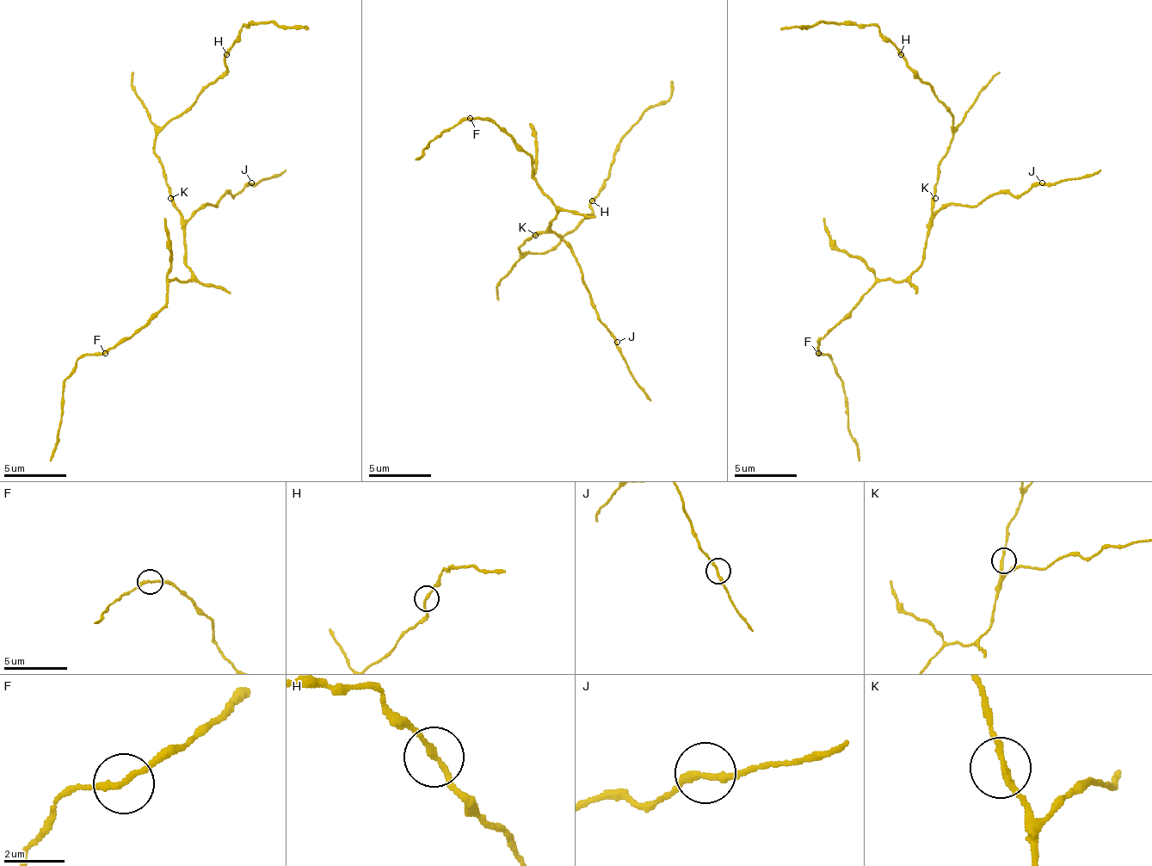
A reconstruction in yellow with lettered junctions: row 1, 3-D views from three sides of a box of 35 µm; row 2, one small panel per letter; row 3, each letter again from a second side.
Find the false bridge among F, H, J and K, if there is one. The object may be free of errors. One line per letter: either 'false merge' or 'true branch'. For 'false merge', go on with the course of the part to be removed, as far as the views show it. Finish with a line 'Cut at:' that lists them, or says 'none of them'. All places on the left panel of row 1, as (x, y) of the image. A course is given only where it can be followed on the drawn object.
F: true branch
H: true branch
J: true branch
K: true branch
Cut at: none of them

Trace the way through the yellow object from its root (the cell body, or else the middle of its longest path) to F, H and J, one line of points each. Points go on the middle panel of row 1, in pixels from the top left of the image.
F: (545, 231), (551, 225), (557, 207), (539, 185), (532, 172), (532, 160), (491, 122), (485, 119), (470, 119)
H: (545, 231), (529, 238), (520, 250), (522, 254), (548, 254), (592, 213), (592, 201)
J: (545, 231), (554, 231), (573, 254), (582, 275), (582, 285), (592, 298), (592, 307), (598, 320), (617, 342)

